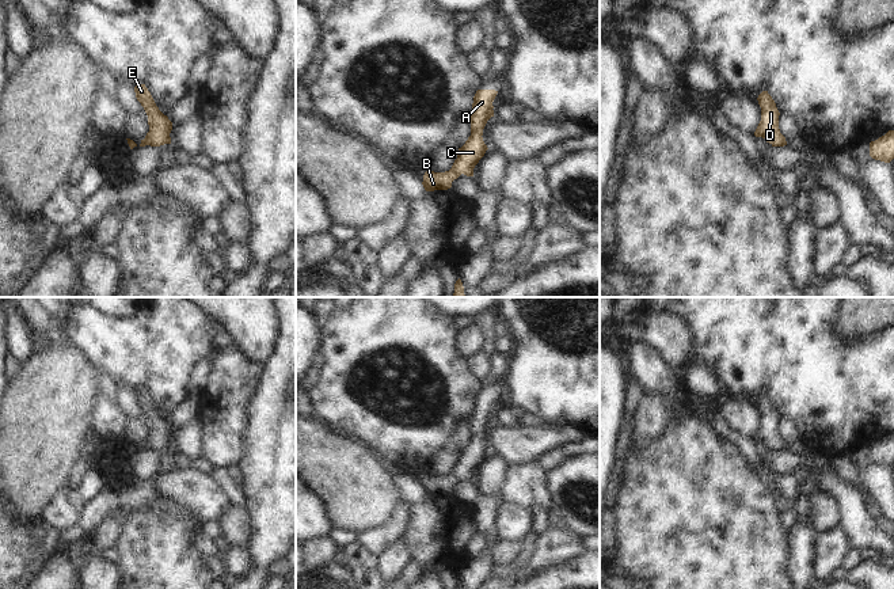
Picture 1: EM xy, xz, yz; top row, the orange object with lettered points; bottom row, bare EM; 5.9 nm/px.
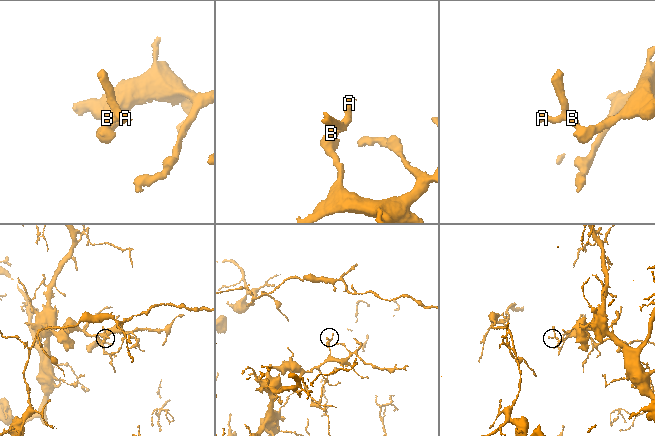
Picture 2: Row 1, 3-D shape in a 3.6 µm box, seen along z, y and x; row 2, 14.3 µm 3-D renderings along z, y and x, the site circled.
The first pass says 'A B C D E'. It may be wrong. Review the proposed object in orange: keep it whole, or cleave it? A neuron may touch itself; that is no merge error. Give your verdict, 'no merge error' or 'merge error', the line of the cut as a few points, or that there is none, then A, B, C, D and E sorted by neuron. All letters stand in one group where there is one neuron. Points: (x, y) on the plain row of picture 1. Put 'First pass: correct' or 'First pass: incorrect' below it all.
no merge error; no cut; A B C D E
First pass: correct

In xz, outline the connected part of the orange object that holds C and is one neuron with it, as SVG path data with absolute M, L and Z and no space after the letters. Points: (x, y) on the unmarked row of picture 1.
M478 394L473 400L471 414L471 440L465 448L459 452L457 463L452 472L445 476L426 475L423 479L423 491L426 495L448 494L452 486L461 478L473 480L473 472L488 453L483 445L483 433L487 425L494 421L492 406L498 395L495 394Z

